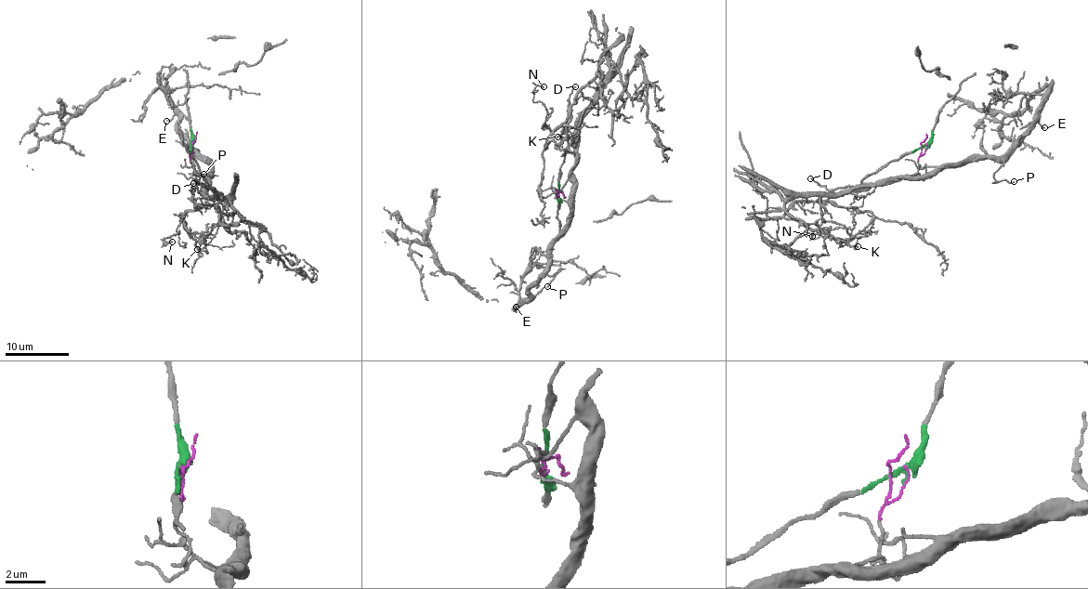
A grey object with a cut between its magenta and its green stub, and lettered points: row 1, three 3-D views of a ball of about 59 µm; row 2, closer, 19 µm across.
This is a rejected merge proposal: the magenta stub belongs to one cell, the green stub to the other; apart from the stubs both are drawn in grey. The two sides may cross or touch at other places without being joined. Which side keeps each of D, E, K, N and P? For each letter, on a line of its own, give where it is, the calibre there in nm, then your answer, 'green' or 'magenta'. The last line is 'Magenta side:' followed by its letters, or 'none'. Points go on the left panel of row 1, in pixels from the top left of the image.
D: (193, 183) | 120 nm | green
E: (166, 121) | 150 nm | magenta
K: (197, 249) | 120 nm | green
N: (172, 242) | 150 nm | green
P: (203, 174) | 100 nm | magenta
Magenta side: E, P

